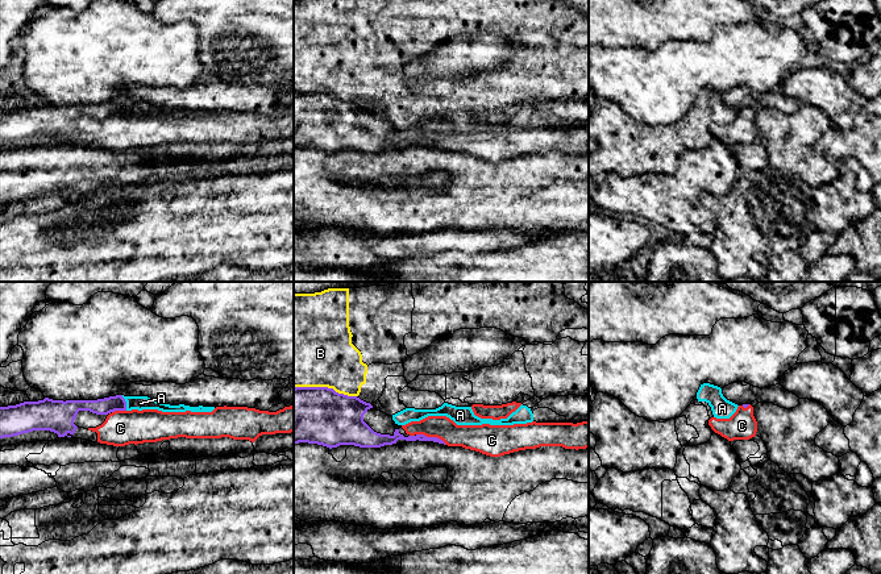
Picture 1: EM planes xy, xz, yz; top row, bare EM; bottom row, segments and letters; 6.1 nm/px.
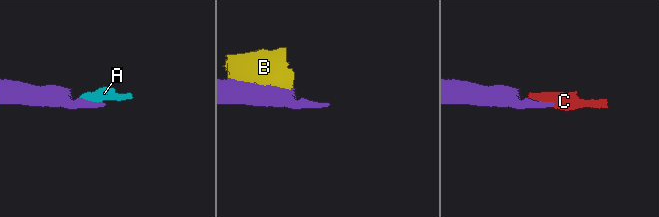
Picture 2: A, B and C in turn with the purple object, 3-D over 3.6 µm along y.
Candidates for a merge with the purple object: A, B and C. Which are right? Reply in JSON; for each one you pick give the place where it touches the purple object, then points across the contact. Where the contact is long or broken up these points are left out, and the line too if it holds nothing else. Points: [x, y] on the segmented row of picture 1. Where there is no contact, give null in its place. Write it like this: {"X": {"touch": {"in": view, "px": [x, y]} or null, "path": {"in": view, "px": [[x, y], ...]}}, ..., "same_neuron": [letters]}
{"C": {"touch": {"in": "xz", "px": [431, 437]}, "path": {"in": "xz", "px": [[390, 440], [395, 437], [431, 437], [472, 437]]}}, "same_neuron": ["C"]}

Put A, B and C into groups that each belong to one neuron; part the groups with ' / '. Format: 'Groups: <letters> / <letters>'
Groups: A B / C

